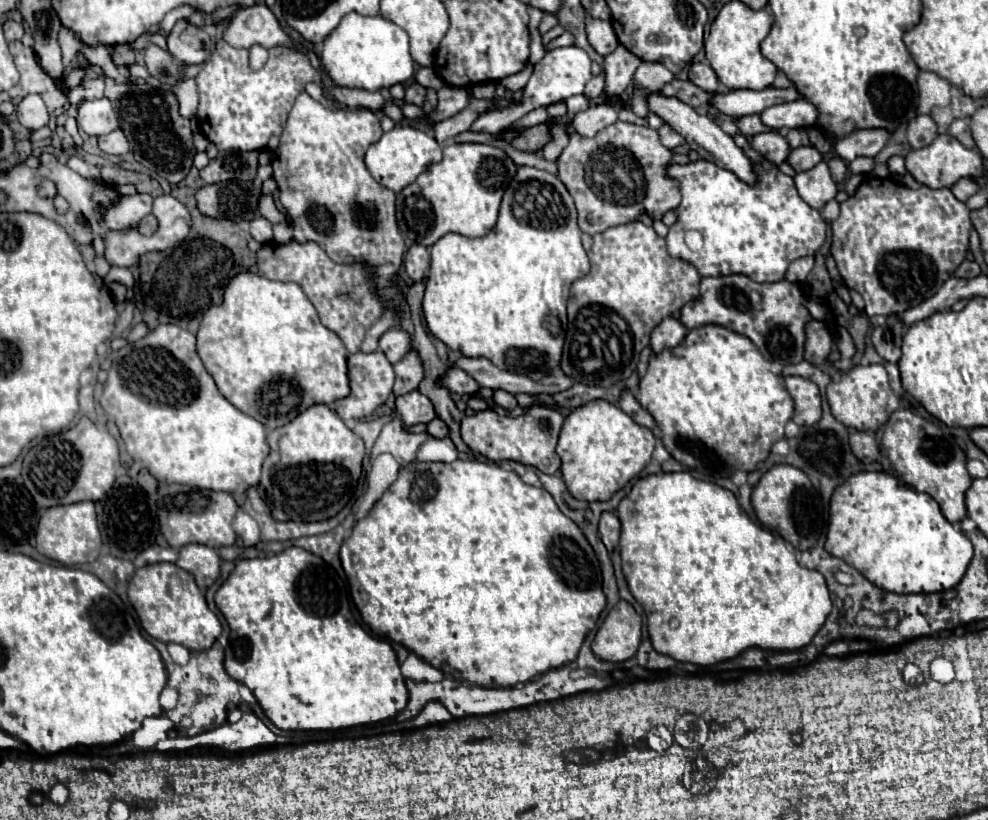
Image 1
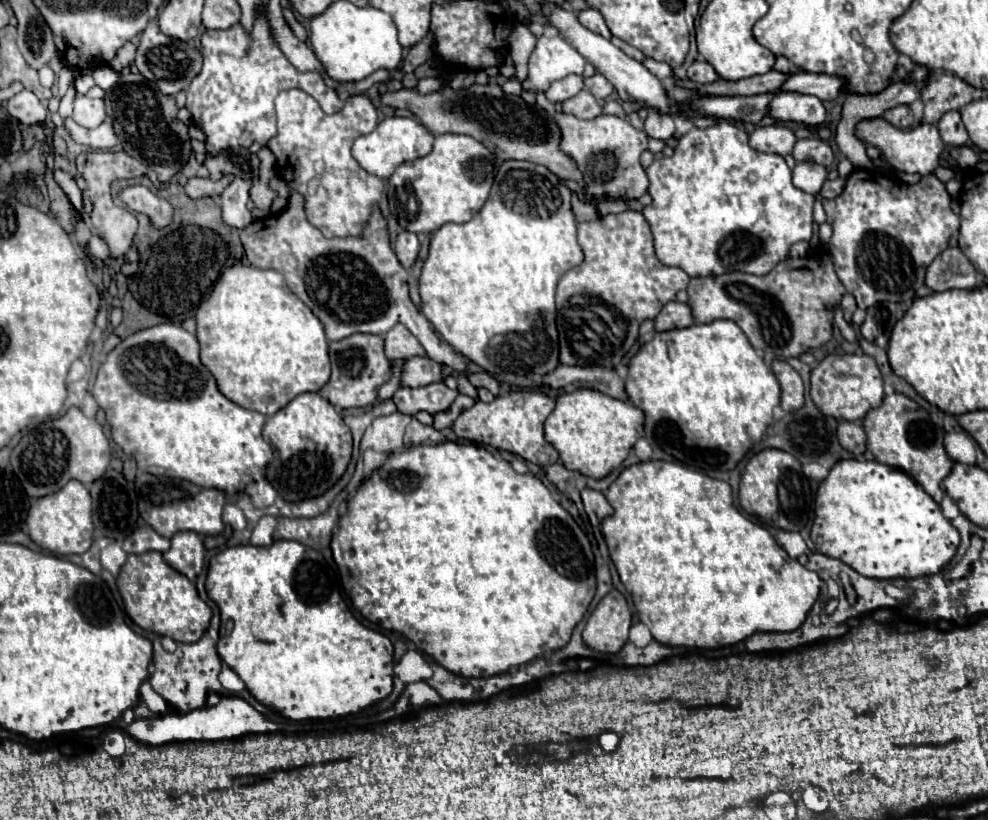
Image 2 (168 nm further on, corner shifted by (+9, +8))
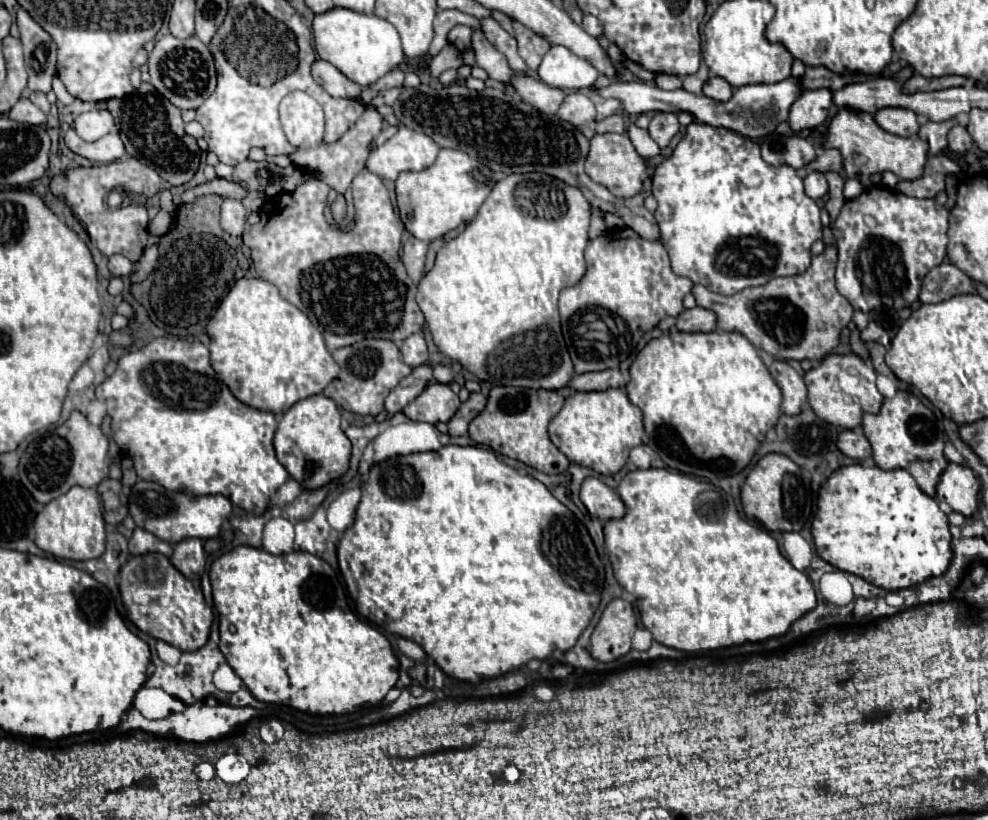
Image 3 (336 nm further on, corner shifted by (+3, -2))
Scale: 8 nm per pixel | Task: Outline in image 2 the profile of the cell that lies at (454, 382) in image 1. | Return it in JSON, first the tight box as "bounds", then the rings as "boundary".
{"bounds":[401,356,443,388],"boundary":[[[413,356],[403,362],[401,386],[419,388],[419,386],[427,386],[431,382],[441,382],[441,380],[443,380],[441,364],[437,364],[435,360],[427,358],[427,356]]]}

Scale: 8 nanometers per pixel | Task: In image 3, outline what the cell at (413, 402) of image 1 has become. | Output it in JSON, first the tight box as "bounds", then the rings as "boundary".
{"bounds":[403,382,461,422],"boundary":[[[433,382],[421,392],[421,396],[417,396],[409,406],[405,406],[403,414],[417,422],[449,422],[459,410],[459,404],[461,402],[457,394],[447,384]]]}

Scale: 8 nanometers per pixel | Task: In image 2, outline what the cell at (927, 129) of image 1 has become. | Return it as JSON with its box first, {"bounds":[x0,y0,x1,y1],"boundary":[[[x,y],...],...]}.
{"bounds":[883,106,913,128],"boundary":[[[895,106],[891,110],[885,110],[883,118],[891,124],[895,124],[897,128],[907,128],[913,124],[913,118],[911,118],[911,110],[909,106]]]}

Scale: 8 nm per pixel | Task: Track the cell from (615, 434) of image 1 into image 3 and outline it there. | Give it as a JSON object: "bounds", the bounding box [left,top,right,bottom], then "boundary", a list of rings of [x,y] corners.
{"bounds":[549,388,643,474],"boundary":[[[609,388],[605,392],[575,392],[571,394],[561,412],[549,424],[551,442],[575,464],[593,468],[597,474],[615,474],[623,468],[629,452],[643,444],[643,414],[631,406],[627,392]]]}

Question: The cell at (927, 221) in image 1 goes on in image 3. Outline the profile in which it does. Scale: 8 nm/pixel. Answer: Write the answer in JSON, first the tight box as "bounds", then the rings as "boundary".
{"bounds":[833,186,949,312],"boundary":[[[871,186],[871,188],[865,188],[857,198],[853,200],[847,200],[841,208],[841,214],[835,222],[835,230],[833,230],[833,236],[837,240],[837,246],[839,246],[839,264],[837,264],[837,290],[841,296],[845,296],[849,300],[849,304],[855,308],[855,310],[861,310],[861,312],[869,312],[873,308],[879,308],[879,306],[889,306],[893,310],[901,310],[901,308],[907,308],[911,306],[917,298],[919,298],[919,292],[921,292],[921,282],[925,278],[925,274],[933,268],[933,266],[939,266],[947,254],[947,242],[949,242],[949,210],[941,204],[937,204],[935,200],[919,200],[919,198],[909,198],[905,194],[899,194],[897,190],[891,190],[887,186]]]}

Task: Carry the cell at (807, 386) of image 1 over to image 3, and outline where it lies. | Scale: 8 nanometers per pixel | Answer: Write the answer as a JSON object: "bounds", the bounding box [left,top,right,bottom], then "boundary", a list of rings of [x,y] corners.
{"bounds":[769,360,807,416],"boundary":[[[775,360],[769,366],[769,372],[783,392],[783,404],[781,404],[783,414],[787,416],[799,414],[807,400],[807,386],[803,378],[785,360]]]}

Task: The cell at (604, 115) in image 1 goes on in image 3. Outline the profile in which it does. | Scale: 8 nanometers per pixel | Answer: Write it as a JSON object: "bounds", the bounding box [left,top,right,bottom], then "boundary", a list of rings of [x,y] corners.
{"bounds":[559,92,595,126],"boundary":[[[571,92],[559,108],[559,118],[573,126],[595,122],[595,104],[585,94]]]}

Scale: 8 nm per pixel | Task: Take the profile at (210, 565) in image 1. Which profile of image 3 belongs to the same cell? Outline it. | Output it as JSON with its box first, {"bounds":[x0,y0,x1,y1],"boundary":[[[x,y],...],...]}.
{"bounds":[171,538,205,580],"boundary":[[[189,538],[189,540],[177,542],[171,562],[181,574],[185,574],[185,578],[189,578],[189,580],[201,578],[205,572],[203,542],[199,538]]]}

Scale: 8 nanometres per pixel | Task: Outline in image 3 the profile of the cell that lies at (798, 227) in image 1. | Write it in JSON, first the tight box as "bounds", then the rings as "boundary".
{"bounds":[653,122,821,294],"boundary":[[[693,122],[687,126],[685,136],[681,138],[681,142],[675,146],[673,154],[661,162],[655,168],[653,174],[653,196],[659,204],[659,208],[655,210],[655,220],[659,224],[661,230],[661,244],[665,246],[669,258],[671,258],[671,270],[679,276],[687,276],[691,278],[695,284],[701,284],[713,292],[719,294],[735,294],[743,288],[749,286],[761,286],[767,284],[769,280],[777,278],[777,276],[793,276],[793,274],[801,274],[807,270],[809,260],[811,260],[811,244],[815,240],[821,238],[821,220],[819,220],[819,208],[815,204],[815,200],[811,200],[805,192],[803,192],[803,180],[795,174],[795,170],[791,166],[769,166],[759,152],[759,144],[755,144],[753,140],[735,134],[733,130],[727,128],[715,128],[715,126],[707,126],[707,124],[699,124]]]}

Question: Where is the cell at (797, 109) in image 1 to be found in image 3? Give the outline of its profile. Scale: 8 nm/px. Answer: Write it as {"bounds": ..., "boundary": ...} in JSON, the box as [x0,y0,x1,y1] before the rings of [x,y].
{"bounds":[789,90,831,132],"boundary":[[[831,90],[803,92],[789,108],[789,126],[793,132],[805,128],[817,128],[825,124],[831,106]]]}

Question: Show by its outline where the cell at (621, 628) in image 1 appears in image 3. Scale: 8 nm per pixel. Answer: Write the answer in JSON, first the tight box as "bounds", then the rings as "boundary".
{"bounds":[589,598,637,662],"boundary":[[[621,598],[607,604],[599,624],[591,634],[589,652],[599,662],[613,662],[631,650],[631,638],[637,630],[633,606]]]}

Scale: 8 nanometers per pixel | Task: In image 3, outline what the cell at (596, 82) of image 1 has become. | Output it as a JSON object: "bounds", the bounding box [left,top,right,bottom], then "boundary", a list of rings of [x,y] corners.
{"bounds":[513,76,565,114],"boundary":[[[517,76],[513,80],[515,92],[521,96],[523,102],[531,104],[533,108],[541,110],[543,114],[557,114],[561,102],[565,102],[565,90],[551,88],[545,82],[533,78],[533,76]]]}

